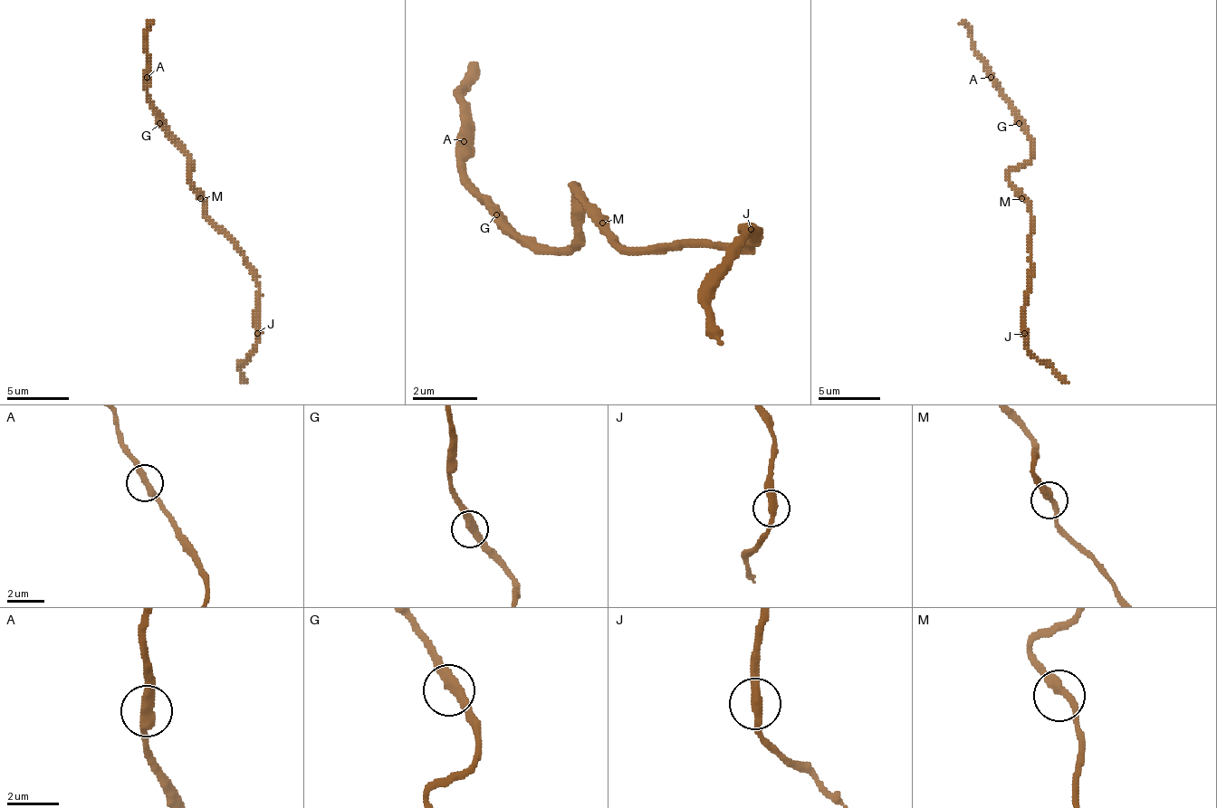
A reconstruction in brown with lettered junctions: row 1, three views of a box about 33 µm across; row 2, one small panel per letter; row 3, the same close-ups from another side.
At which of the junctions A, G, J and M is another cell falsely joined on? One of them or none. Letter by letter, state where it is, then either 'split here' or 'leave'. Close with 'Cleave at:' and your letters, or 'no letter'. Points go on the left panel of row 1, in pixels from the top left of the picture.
A: (147, 77) | leave
G: (159, 123) | leave
J: (257, 333) | leave
M: (200, 198) | leave
Cleave at: no letter

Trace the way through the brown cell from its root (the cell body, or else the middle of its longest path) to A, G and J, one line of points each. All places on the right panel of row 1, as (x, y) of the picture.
A: (1025, 195), (1009, 174), (1030, 157), (1030, 136), (991, 77)
G: (1025, 195), (1009, 180), (1009, 174), (1019, 170), (1030, 157), (1030, 136), (1019, 123)
J: (1025, 195), (1030, 213), (1030, 286), (1025, 304), (1025, 332)

